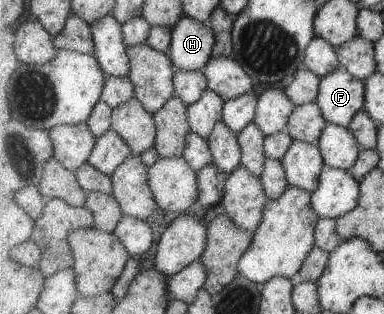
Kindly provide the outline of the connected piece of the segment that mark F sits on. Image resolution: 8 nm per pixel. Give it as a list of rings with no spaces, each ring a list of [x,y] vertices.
[[[346,69],[321,79],[317,103],[327,123],[347,127],[365,105],[365,84]]]

